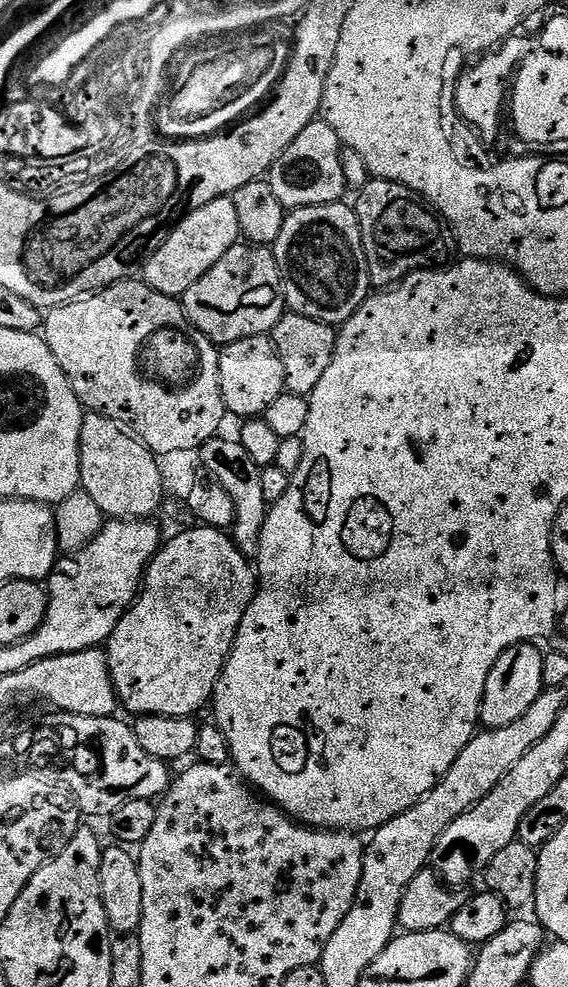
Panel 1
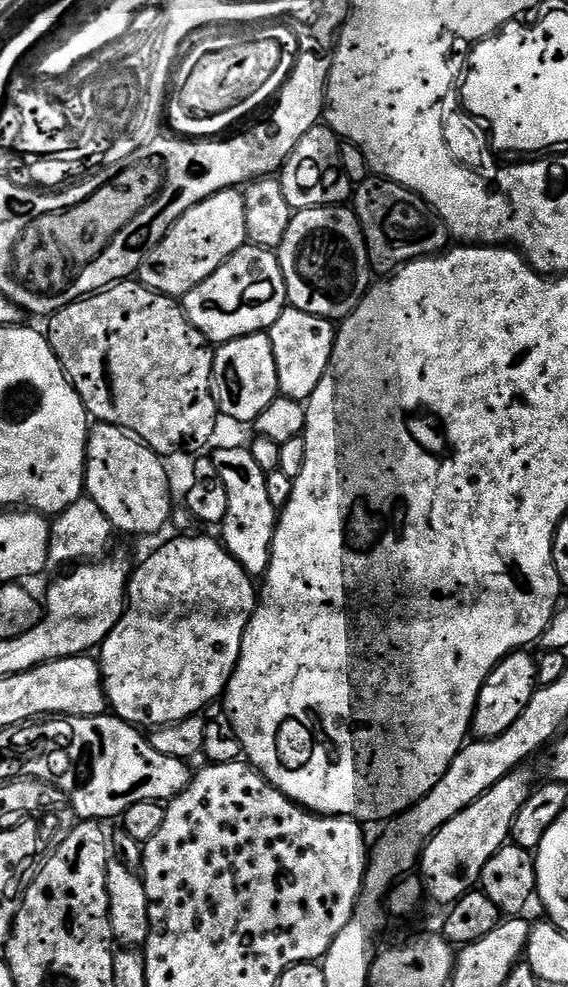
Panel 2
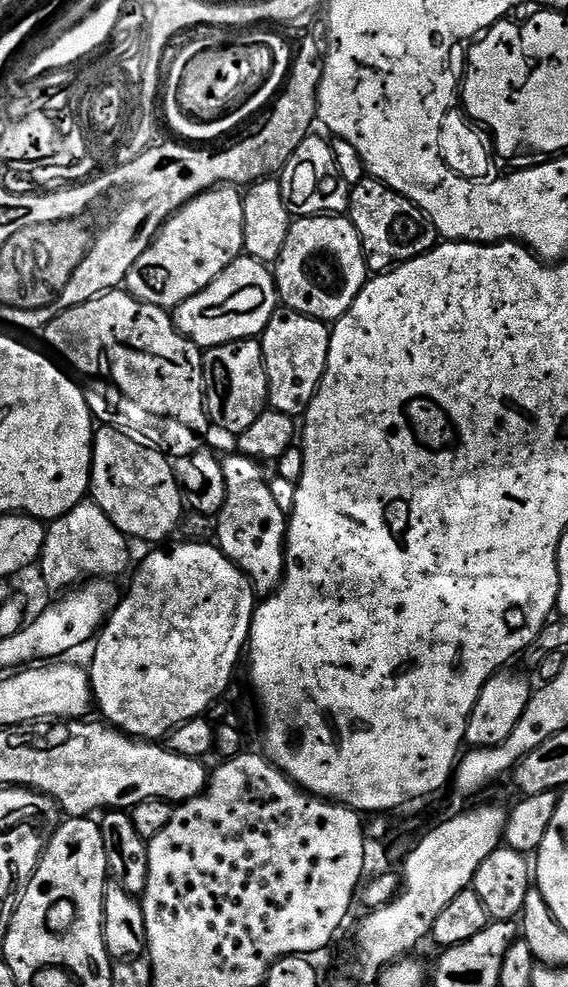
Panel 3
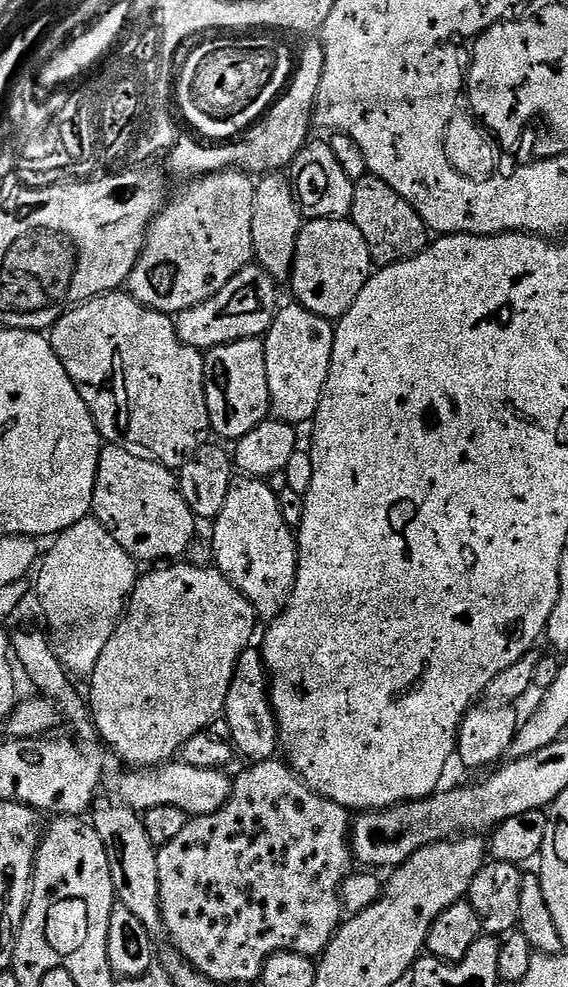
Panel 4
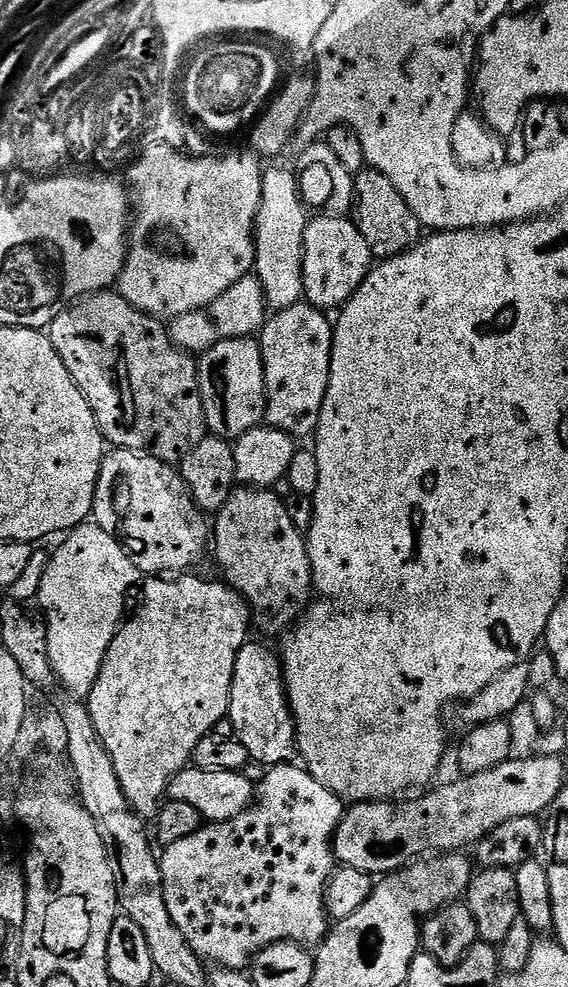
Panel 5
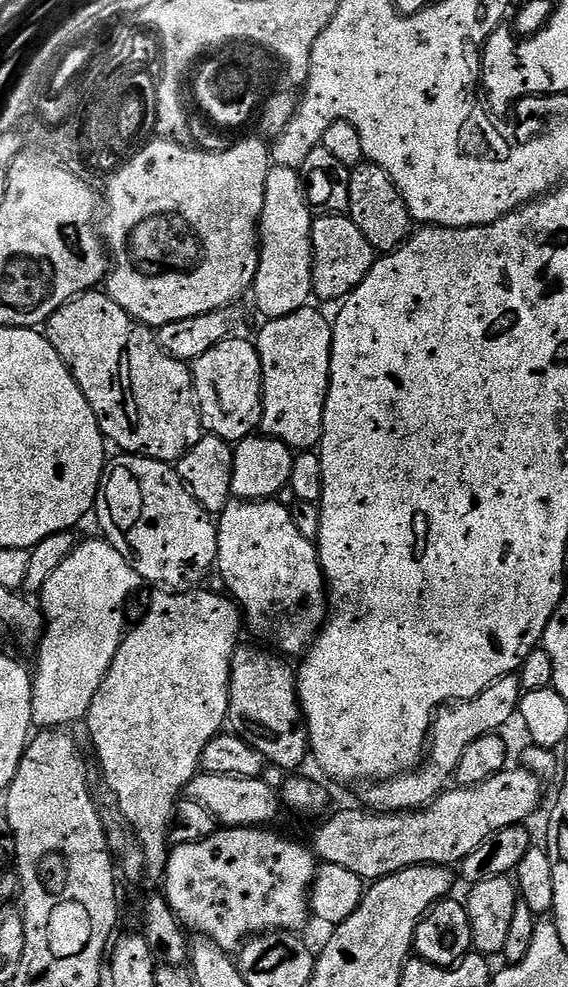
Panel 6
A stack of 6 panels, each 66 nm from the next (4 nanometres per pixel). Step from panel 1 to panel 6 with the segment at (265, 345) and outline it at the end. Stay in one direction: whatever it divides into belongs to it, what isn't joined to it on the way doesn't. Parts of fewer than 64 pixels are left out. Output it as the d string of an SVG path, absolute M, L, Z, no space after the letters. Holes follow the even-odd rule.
M229 338L218 342L202 358L191 365L196 404L200 407L200 423L209 436L239 442L260 427L264 409L264 375L255 343Z

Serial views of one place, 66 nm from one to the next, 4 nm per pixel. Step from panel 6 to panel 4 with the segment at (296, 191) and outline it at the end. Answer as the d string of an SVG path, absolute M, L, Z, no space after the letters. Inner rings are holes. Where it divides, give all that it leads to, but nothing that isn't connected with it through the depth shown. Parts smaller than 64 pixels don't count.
M264 174L255 181L252 254L255 263L265 268L277 282L287 281L294 266L294 250L302 227L302 213L292 191L292 181L284 174Z

